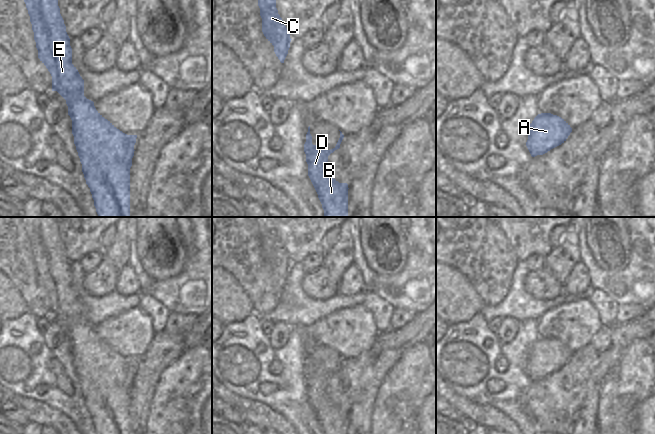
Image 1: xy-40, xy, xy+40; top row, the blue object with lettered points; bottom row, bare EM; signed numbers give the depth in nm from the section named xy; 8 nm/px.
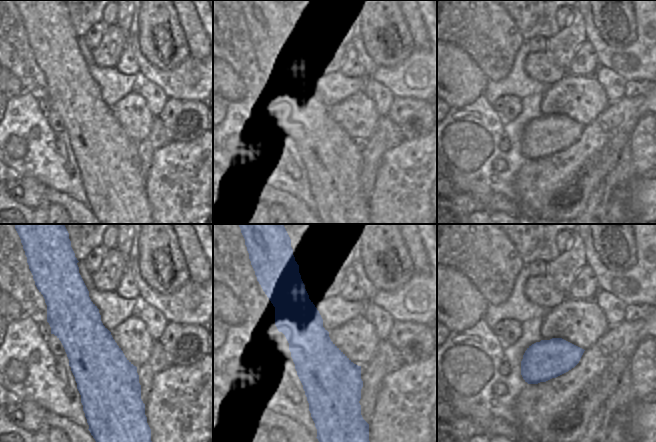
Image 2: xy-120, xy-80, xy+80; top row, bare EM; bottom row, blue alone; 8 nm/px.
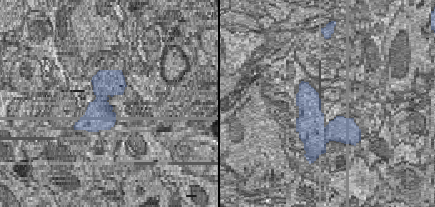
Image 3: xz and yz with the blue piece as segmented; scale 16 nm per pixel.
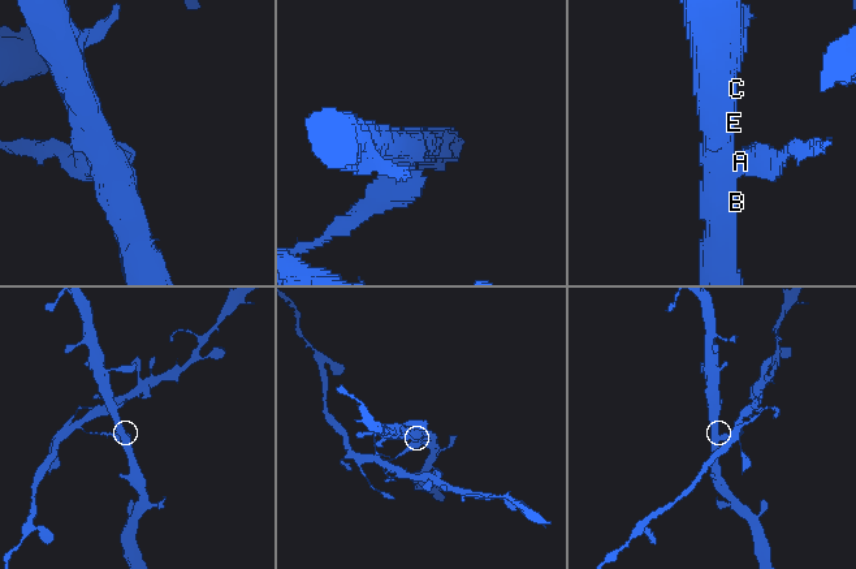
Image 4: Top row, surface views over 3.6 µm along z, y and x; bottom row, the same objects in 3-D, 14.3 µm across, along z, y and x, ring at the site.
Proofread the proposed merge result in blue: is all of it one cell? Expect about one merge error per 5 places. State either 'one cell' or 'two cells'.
two cells

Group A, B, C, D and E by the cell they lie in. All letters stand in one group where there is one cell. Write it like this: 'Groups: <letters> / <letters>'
Groups: A / B C D E.

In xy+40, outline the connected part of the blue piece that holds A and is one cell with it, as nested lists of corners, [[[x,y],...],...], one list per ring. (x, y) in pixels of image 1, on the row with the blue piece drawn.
[[[538,114],[530,124],[526,146],[532,157],[543,155],[566,141],[572,128],[561,117]]]

